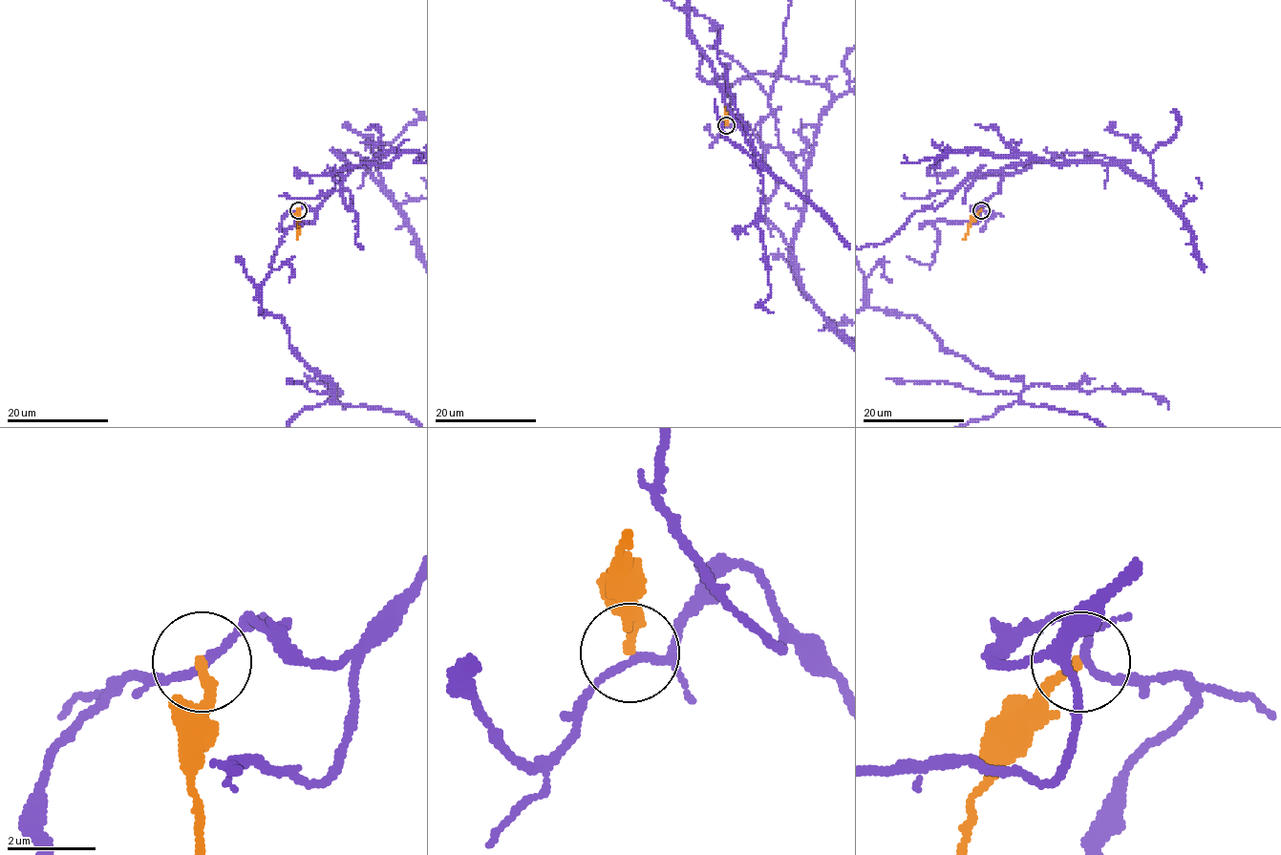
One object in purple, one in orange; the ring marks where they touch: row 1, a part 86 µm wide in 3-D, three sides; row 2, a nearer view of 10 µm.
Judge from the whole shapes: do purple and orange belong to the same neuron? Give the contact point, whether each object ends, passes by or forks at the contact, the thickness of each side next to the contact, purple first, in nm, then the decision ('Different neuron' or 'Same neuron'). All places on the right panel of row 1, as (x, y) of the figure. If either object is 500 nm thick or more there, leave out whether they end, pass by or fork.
Place: (981, 210). At the ring purple passes by. At the ring orange ends. Thickness 170 nm (purple) against 220 nm. Different neuron

